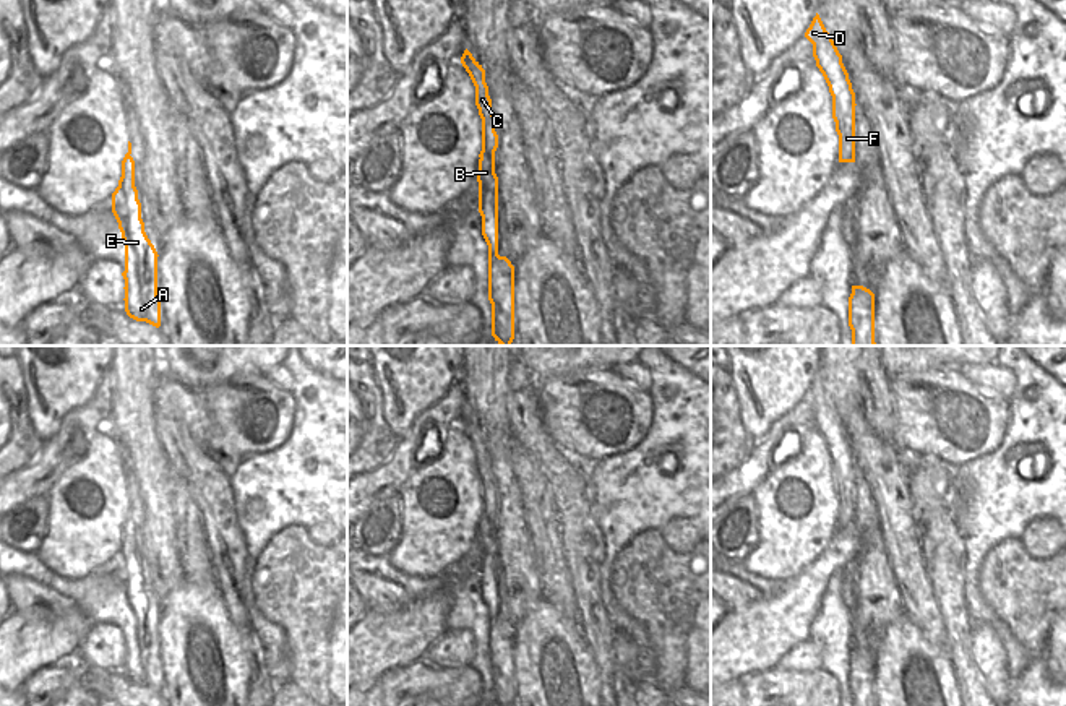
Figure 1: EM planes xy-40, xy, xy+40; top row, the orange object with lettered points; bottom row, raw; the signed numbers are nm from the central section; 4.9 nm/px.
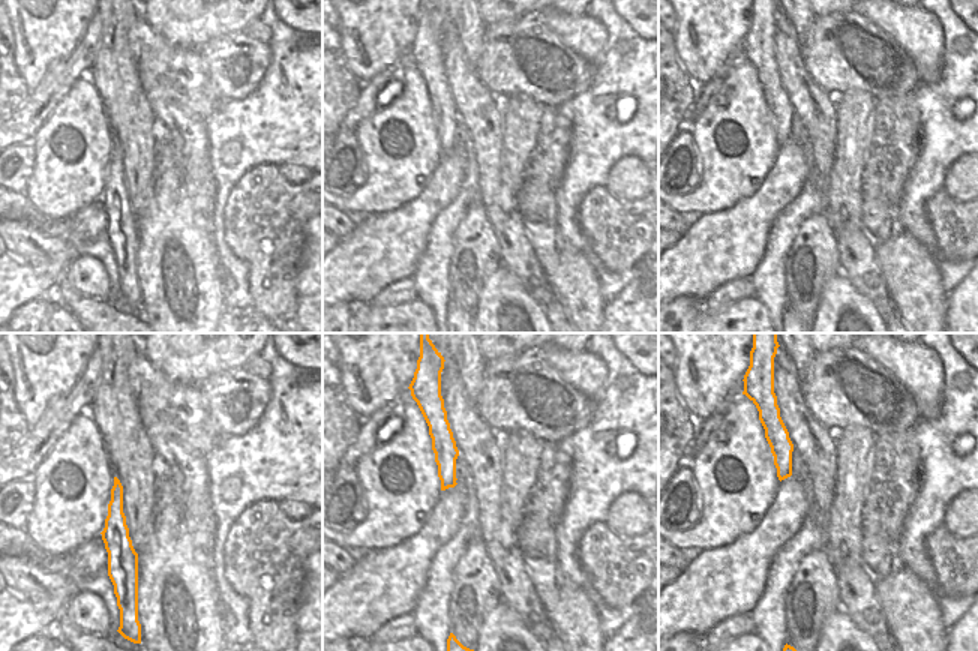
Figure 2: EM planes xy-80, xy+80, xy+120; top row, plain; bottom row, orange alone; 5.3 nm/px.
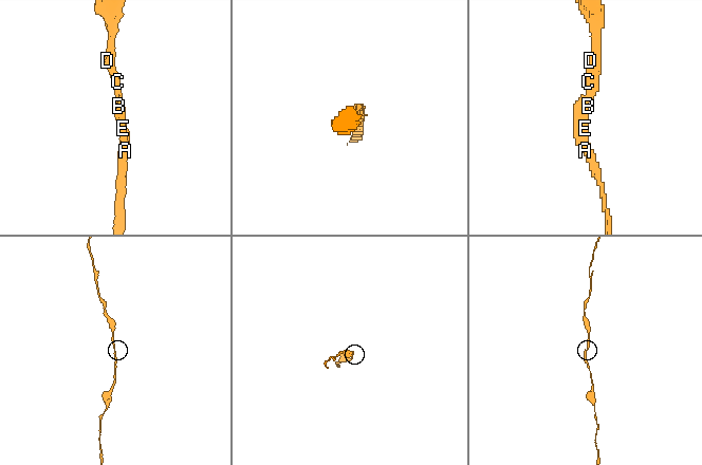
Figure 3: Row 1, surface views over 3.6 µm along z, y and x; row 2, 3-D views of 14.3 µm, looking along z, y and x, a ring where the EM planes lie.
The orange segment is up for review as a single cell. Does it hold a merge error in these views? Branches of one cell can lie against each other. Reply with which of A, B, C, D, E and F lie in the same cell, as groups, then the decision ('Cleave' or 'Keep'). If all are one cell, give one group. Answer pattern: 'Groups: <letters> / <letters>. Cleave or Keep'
Groups: A B C D E F. Keep.

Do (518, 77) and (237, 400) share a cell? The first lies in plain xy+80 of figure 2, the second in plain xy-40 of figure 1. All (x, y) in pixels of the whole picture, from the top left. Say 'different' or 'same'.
same

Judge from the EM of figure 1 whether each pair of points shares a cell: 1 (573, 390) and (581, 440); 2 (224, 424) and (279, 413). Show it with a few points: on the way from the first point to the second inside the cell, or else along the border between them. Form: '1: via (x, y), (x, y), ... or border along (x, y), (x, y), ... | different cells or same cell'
1: via (578, 403), (578, 422), (581, 427) | same cell
2: via (239, 409), (245, 403), (258, 416), (265, 416) | same cell

